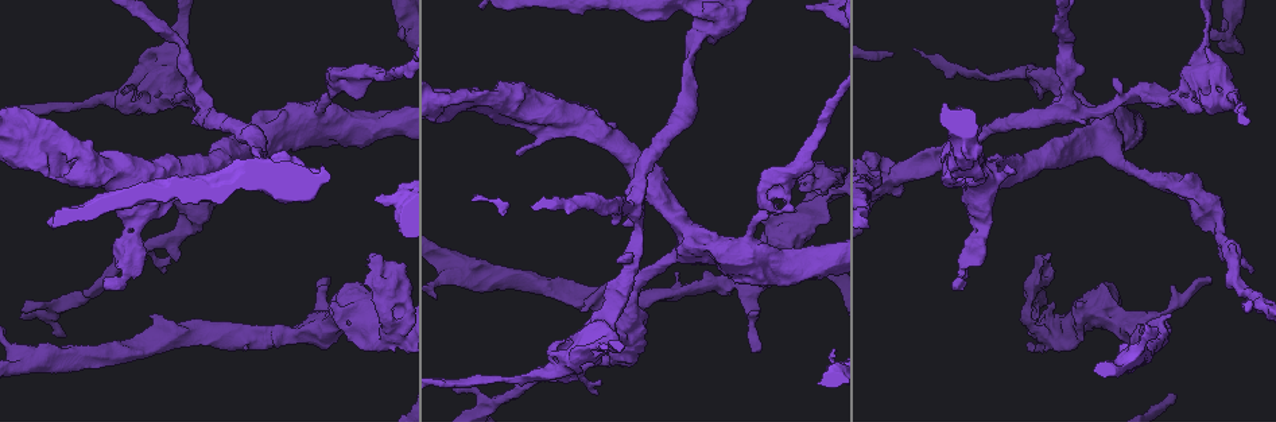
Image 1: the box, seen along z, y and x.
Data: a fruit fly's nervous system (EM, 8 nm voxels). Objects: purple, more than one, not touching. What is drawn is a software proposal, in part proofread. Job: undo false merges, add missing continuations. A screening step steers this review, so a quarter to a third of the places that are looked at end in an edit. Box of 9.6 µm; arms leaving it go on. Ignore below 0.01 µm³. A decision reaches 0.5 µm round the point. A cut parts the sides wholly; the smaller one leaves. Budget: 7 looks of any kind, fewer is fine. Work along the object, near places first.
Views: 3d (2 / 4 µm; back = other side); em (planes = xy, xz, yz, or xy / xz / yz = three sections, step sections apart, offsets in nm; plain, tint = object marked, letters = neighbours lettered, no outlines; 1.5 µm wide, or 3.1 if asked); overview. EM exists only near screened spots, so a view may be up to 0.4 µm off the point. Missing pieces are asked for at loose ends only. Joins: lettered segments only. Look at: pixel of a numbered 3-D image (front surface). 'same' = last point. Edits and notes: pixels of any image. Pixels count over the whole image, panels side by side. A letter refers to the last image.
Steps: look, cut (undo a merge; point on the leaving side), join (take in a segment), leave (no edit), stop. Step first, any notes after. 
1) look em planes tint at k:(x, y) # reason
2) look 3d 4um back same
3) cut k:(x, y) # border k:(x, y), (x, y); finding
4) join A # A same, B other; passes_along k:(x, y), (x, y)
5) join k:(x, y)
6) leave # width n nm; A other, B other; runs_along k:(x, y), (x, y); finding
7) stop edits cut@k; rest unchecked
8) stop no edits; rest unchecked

look em planes letters at 1:(715, 32) # an open end

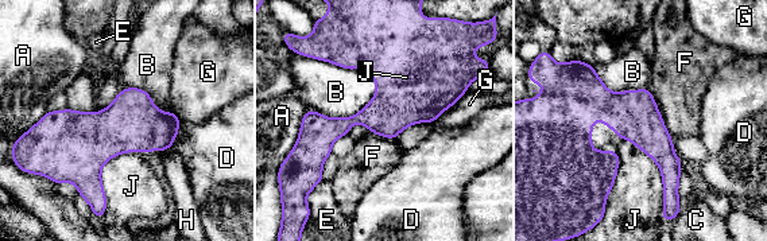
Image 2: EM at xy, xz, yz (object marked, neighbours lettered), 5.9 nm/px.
leave # longest_contact J 550 nm; A other, B other, C other, D other, E other, F other, G other, H other, J other; runs_along 2:(562, 112), (620, 112), (674, 193); no lettered segment goes on from it

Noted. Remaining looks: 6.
look 3d 2um at 1:(84, 172) # sharp bend

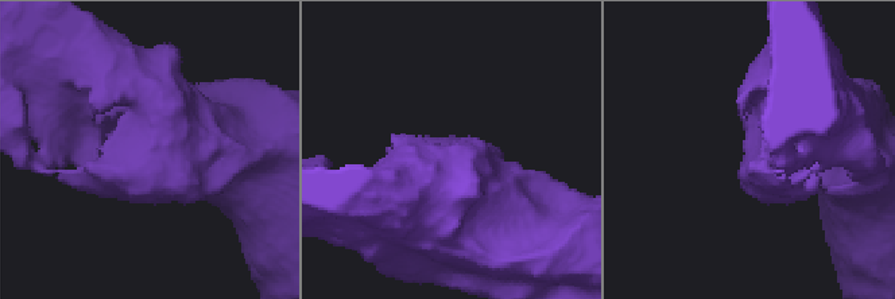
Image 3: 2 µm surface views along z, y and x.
look em planes letters at 3:(462, 153)

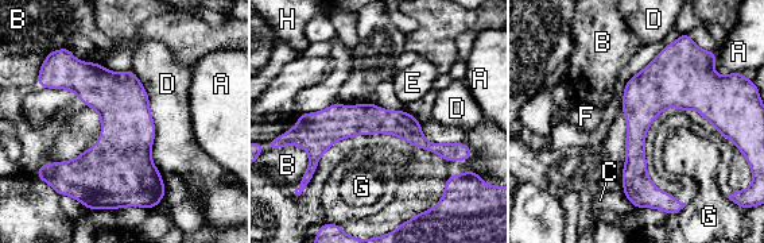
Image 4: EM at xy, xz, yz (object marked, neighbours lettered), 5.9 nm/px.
leave # longest_contact D 650 nm; A other, B other, C other, D other, E other, F other, G other, H other; border 4:(132, 69), (161, 172); one neuron here

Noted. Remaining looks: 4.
look 3d 4um at 1:(365, 276) # an open end

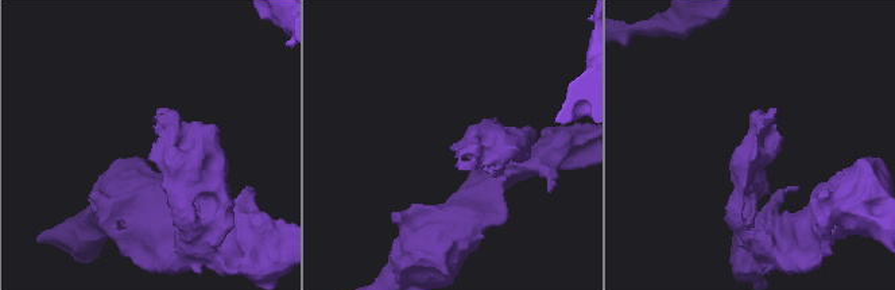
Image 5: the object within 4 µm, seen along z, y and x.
look em planes letters at 5:(758, 148)

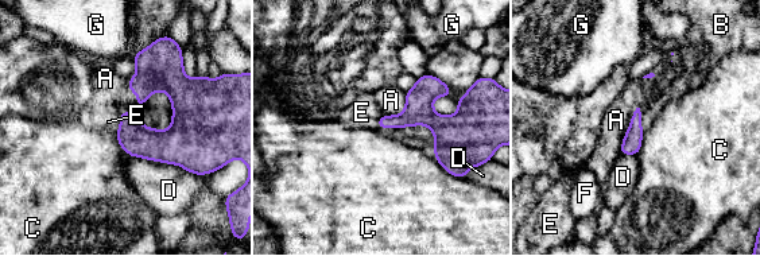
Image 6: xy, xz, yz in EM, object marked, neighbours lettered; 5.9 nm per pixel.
leave # longest_contact D 440 nm; A other, B other, C other, D other, E other, F other, G other; runs_along 6:(462, 120), (407, 117), (380, 124); none of them fits

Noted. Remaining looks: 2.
stop no edits; rest unchecked

